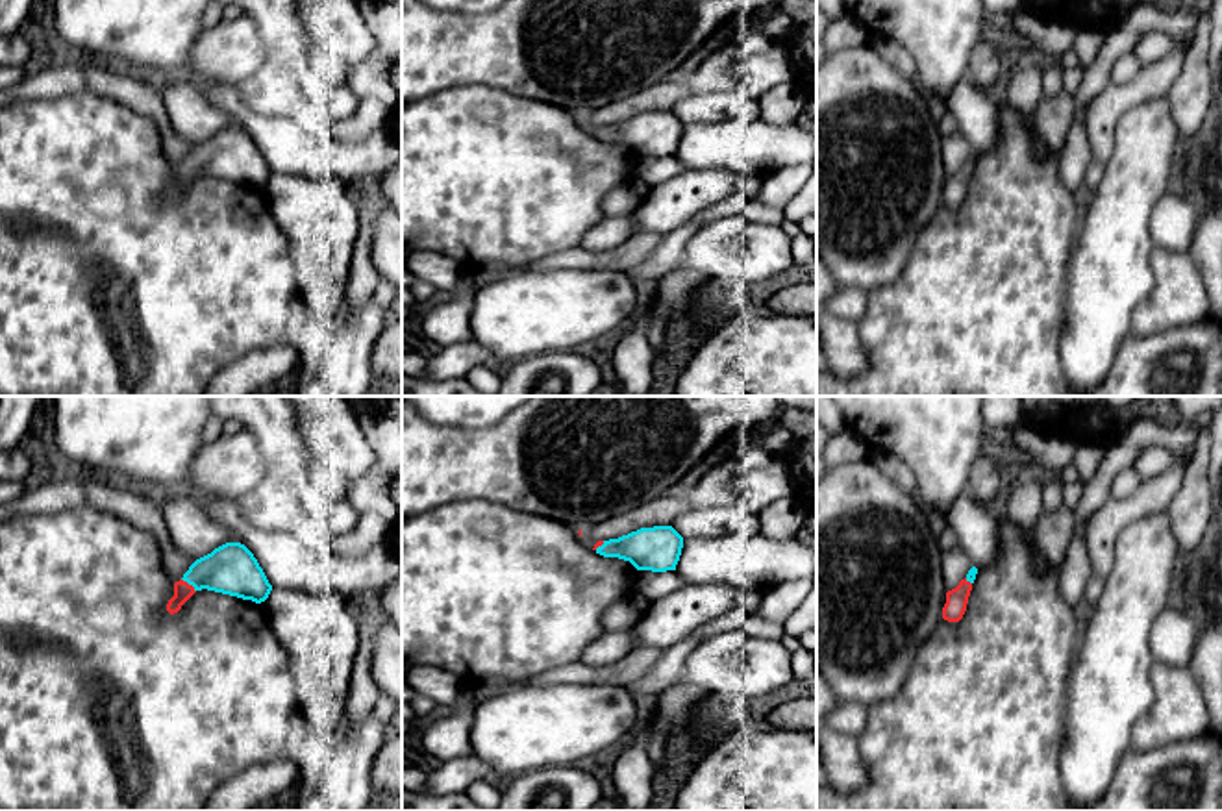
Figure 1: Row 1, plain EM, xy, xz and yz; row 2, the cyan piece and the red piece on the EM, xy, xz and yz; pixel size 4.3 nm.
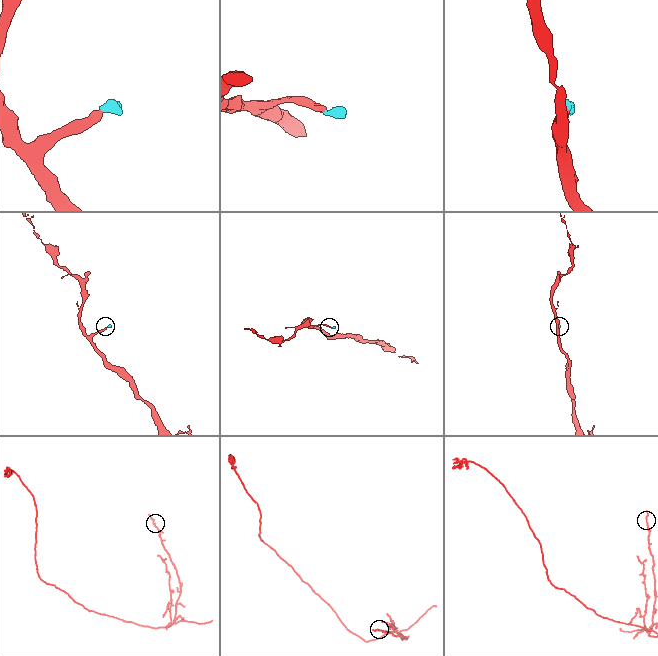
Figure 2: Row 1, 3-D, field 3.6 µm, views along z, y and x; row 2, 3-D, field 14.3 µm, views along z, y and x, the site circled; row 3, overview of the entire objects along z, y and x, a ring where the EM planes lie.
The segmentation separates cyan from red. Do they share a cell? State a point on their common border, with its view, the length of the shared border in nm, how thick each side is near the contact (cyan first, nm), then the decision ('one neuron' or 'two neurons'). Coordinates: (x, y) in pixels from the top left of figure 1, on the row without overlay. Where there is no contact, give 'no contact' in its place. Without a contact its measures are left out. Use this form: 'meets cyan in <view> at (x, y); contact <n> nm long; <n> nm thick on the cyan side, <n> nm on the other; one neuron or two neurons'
meets cyan in xy at (189, 169); contact 90 nm long; 220 nm thick on the cyan side, 80 nm on the other; one neuron

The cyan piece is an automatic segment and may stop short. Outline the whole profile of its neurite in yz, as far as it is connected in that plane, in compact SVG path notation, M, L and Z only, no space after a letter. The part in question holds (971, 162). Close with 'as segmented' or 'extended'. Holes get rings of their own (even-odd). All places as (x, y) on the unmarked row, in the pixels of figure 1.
M972 152L959 170L946 178L946 189L942 193L942 204L948 207L959 207L966 196L972 168L976 165L978 154Z; extended

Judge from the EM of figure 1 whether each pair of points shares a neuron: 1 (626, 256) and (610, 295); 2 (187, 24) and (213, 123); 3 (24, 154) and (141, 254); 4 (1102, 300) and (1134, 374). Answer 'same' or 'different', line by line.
1: different
2: different
3: same
4: different

